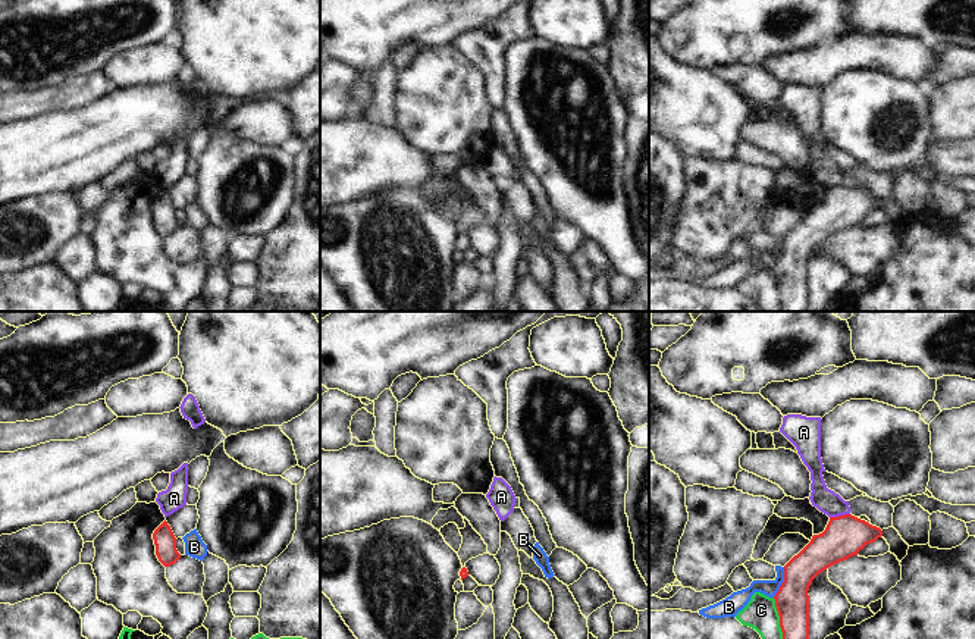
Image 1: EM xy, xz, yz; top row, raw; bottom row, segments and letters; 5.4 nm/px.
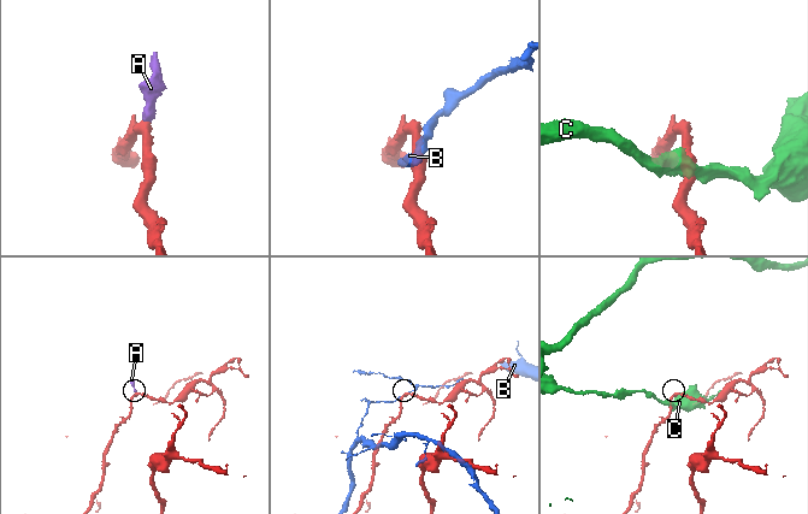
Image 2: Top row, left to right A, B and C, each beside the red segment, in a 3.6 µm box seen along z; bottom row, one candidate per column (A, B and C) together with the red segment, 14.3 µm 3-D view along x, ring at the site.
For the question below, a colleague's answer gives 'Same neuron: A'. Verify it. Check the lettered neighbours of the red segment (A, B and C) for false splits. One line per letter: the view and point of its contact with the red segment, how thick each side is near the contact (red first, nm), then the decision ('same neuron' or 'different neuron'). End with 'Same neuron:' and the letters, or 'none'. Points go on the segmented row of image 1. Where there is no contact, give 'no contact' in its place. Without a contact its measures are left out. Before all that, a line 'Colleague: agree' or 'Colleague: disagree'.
Colleague: disagree
A: yz (839, 516) | 220/140 nm | different neuron
B: yz (783, 582) | 190/90 nm | different neuron
C: yz (780, 619) | 190/180 nm | different neuron
Same neuron: none

